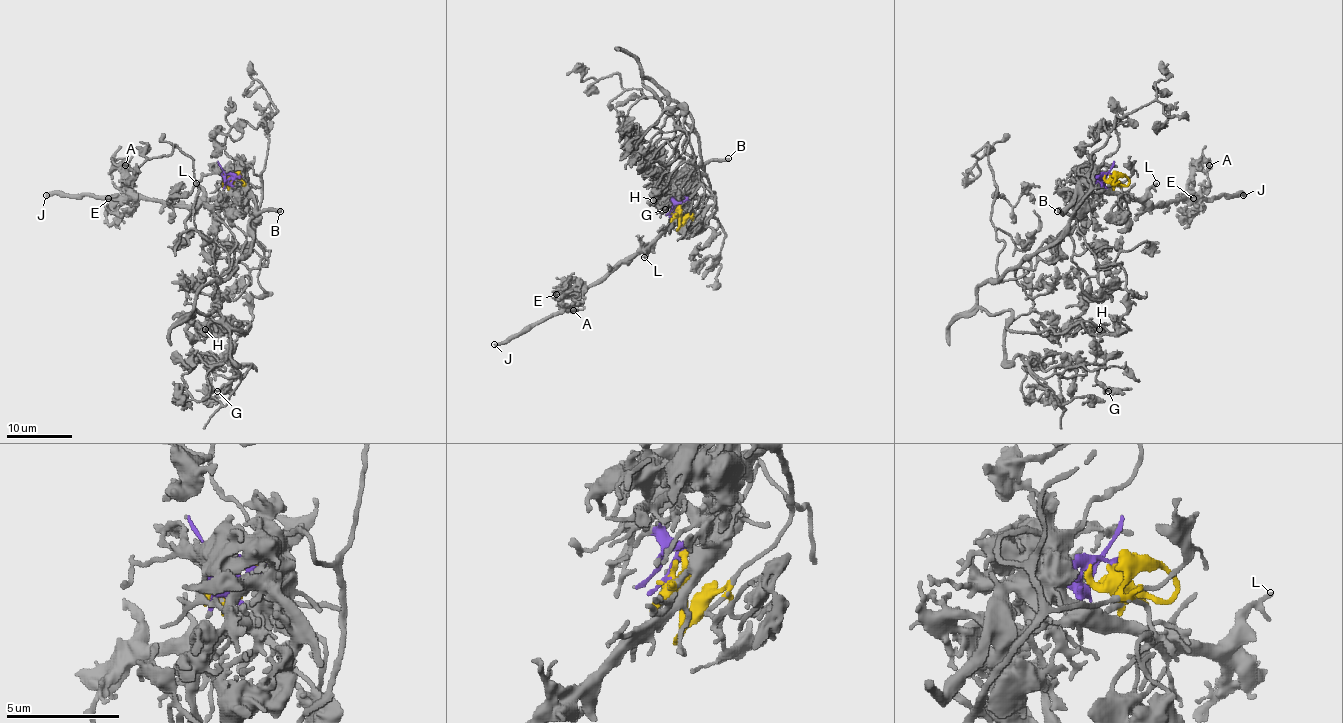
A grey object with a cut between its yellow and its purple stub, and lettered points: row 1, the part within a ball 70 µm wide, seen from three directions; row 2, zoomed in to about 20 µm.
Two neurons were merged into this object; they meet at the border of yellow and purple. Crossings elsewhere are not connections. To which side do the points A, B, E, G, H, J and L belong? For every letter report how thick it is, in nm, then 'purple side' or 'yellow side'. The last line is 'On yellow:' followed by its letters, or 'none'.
A: 200 nm | purple side
B: 380 nm | purple side
E: 260 nm | purple side
G: 160 nm | yellow side
H: 280 nm | yellow side
J: 400 nm | purple side
L: 120 nm | purple side
On yellow: G, H

